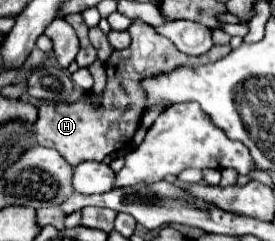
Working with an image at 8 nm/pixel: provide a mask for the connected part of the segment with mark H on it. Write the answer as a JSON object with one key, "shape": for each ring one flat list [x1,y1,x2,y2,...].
{"shape":[[134,20,134,24,128,28,132,36,132,44,124,50,118,50,110,56,106,62,106,72,108,72,108,84,102,92,102,96,90,98,80,98,74,104,68,106,50,105,43,103,40,106,38,122,34,126,36,140,40,146,54,148,60,152,60,156,76,166,82,160,104,160,104,156,114,154,126,146,130,146,134,132,140,126,142,120,142,88,140,82,146,76,154,76,158,72,174,70,184,64,208,64,216,62,218,58,224,58,232,48,230,44,226,46,212,46,210,52,198,58,190,58,182,54,168,38,156,34,152,26,148,26,142,20]]}

